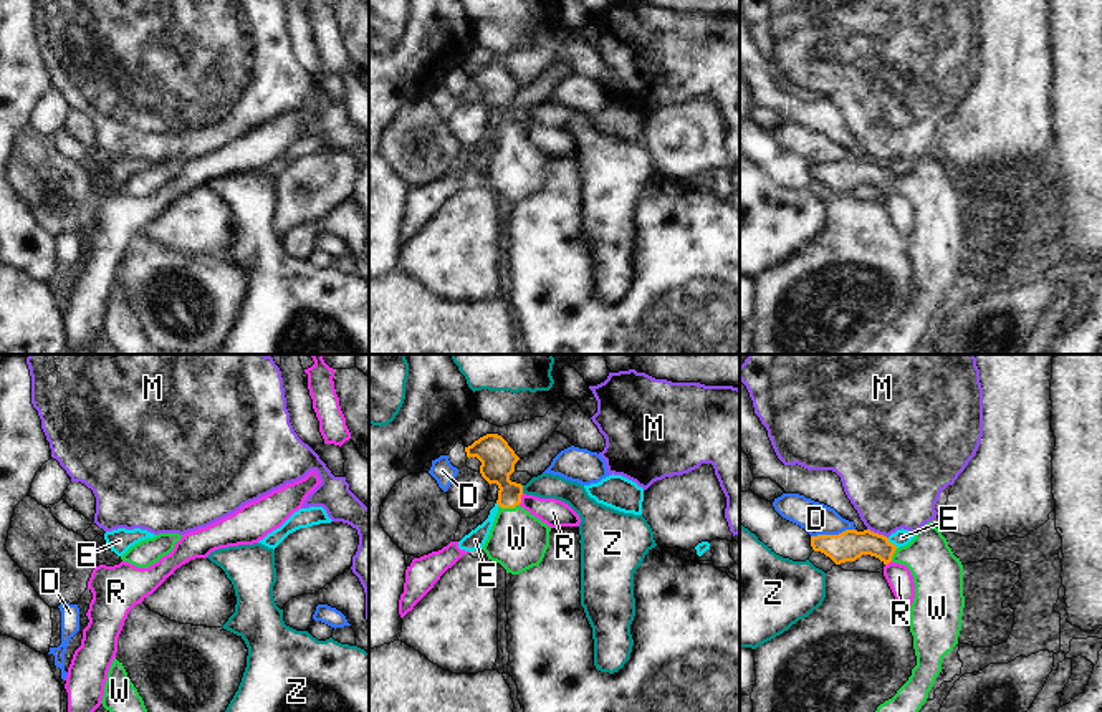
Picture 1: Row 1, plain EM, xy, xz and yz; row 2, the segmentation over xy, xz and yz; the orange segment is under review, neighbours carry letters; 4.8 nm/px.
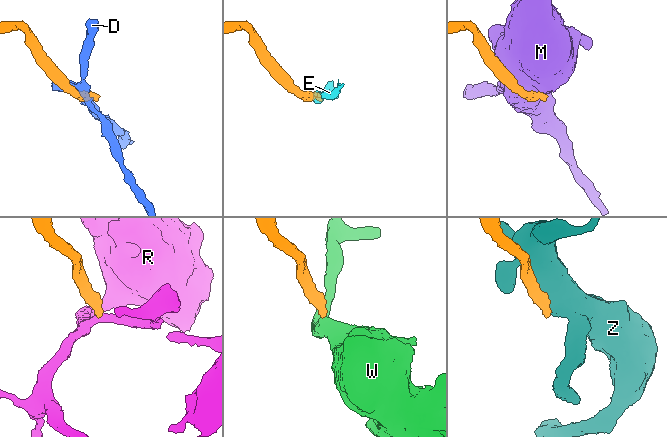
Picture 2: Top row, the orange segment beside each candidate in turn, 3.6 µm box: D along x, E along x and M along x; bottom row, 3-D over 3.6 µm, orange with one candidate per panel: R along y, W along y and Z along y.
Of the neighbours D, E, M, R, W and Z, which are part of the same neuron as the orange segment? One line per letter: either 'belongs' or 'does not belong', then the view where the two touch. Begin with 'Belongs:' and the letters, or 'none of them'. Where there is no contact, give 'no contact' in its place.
Belongs: W
D: does not belong; meets orange in yz
E: does not belong; meets orange in yz
M: does not belong; meets orange in yz
R: does not belong; meets orange in xz
W: belongs; meets orange in xz
Z: does not belong; meets orange in xz

